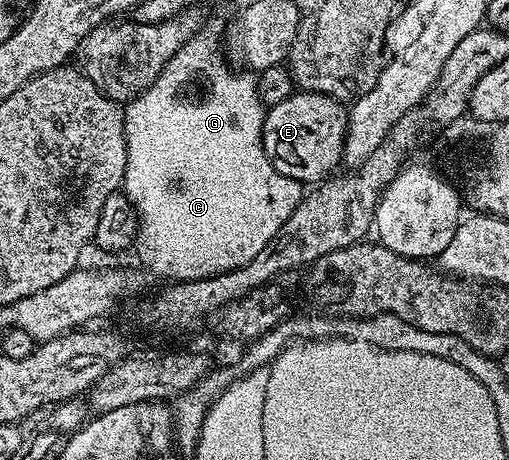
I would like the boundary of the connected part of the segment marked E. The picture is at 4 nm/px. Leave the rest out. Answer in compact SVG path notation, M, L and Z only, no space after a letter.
M296 90L295 94L290 95L285 101L266 108L261 119L263 150L280 174L295 179L302 185L318 185L334 172L331 170L335 166L340 166L343 158L343 143L347 139L347 113L348 108L340 100L316 91Z

